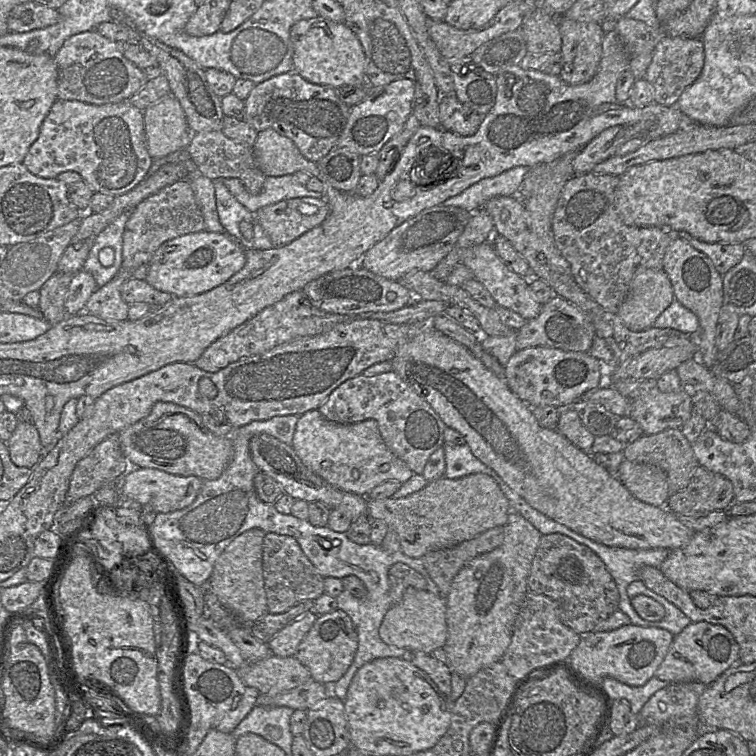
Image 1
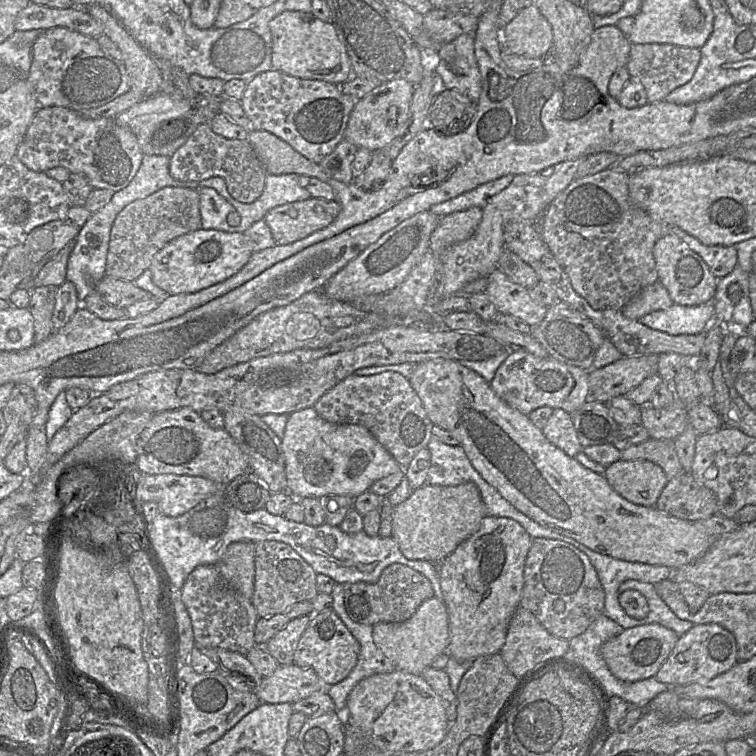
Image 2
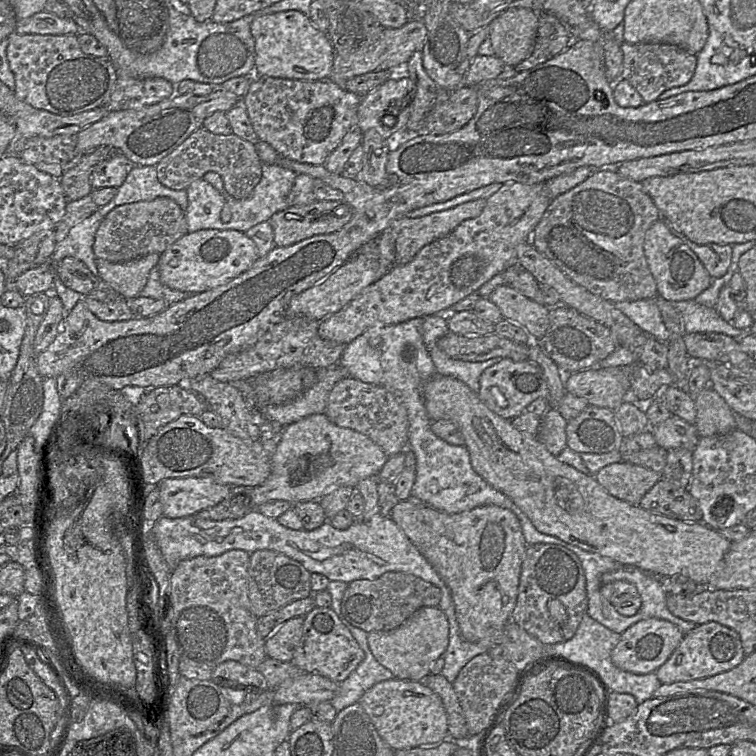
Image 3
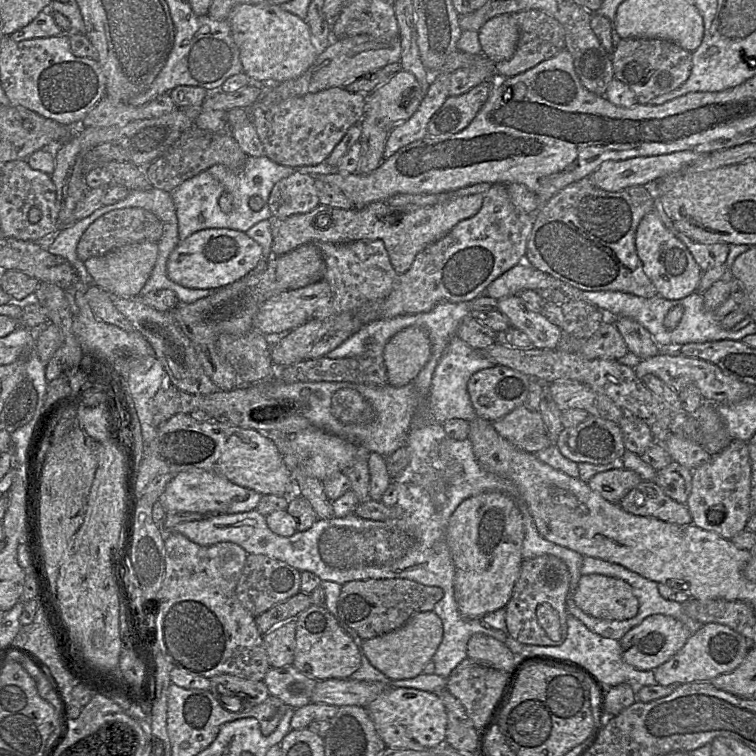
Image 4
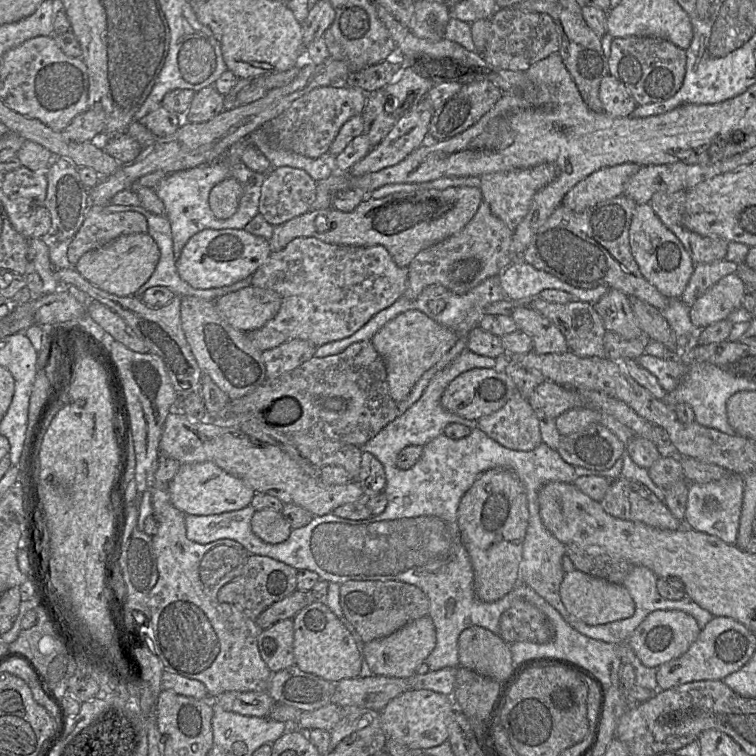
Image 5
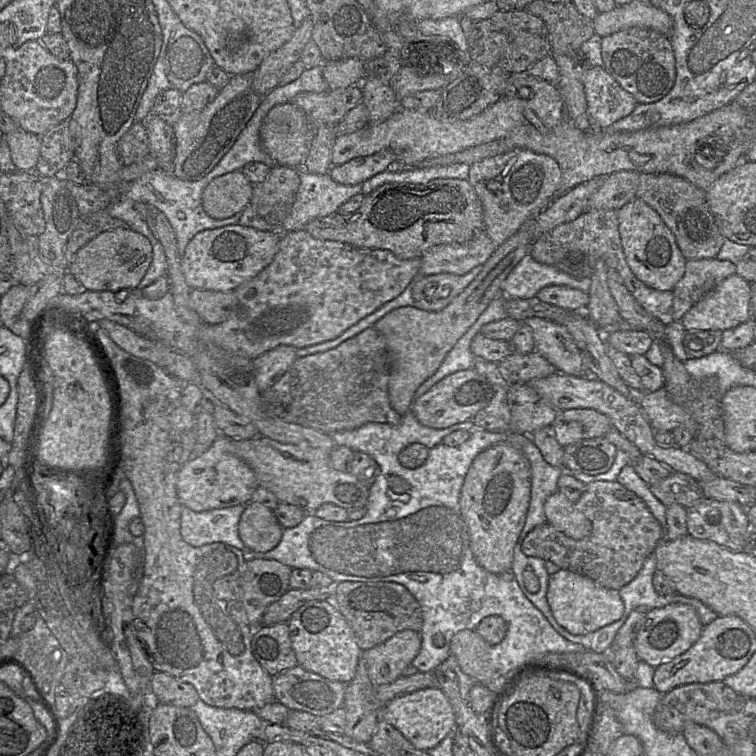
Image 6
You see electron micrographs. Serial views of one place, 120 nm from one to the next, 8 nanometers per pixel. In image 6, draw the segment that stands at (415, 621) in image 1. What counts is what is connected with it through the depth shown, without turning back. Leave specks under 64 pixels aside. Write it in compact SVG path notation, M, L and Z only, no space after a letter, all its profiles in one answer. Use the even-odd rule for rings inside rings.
M407 629L361 654L372 682L383 685L401 677L403 670L411 665L420 648L420 632Z

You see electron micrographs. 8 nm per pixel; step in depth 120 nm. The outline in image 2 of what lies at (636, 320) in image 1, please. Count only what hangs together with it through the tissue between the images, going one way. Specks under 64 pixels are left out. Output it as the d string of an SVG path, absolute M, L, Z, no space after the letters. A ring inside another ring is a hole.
M656 281L635 295L623 306L621 312L625 317L639 321L644 315L654 311L665 310L672 304L673 301L666 288L659 281Z

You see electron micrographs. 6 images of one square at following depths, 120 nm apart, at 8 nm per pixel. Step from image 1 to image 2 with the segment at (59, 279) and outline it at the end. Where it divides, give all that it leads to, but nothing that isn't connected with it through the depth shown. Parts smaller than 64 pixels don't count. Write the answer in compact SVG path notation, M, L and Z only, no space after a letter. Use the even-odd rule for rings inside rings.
M54 285L34 287L28 309L34 319L34 343L40 343L54 333L52 315L58 287Z

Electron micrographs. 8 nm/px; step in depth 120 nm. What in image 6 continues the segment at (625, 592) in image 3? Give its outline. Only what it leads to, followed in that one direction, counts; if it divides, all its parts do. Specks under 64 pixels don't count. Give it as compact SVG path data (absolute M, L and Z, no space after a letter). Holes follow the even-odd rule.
M560 569L549 576L546 599L556 622L573 635L586 635L619 620L624 603L619 590L606 588L580 573Z

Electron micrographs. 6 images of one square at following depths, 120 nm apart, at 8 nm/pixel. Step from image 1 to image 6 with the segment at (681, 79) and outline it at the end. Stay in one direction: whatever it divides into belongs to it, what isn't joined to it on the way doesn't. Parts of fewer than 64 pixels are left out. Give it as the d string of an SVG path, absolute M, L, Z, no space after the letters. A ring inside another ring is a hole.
M631 27L603 37L601 55L603 68L624 90L631 93L638 103L651 103L662 99L675 83L676 63L670 39L656 30L645 27Z

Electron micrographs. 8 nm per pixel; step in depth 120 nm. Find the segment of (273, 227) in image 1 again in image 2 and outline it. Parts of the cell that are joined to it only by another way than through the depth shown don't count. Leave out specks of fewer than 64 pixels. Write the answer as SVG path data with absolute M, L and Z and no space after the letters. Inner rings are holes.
M310 198L277 206L265 215L264 221L271 230L276 245L287 245L330 225L339 215L341 206L336 200Z

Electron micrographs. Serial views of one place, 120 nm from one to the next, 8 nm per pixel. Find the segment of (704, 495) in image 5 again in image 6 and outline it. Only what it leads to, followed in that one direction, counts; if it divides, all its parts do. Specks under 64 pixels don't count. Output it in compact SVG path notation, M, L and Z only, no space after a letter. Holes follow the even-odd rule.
M702 499L688 509L687 533L733 551L747 550L753 543L746 508L736 502Z

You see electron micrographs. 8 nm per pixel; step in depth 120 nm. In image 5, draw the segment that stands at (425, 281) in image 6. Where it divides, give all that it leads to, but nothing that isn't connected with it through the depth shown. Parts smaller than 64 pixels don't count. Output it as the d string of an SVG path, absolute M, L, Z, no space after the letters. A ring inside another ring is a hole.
M490 278L484 280L477 287L473 288L465 294L455 294L446 289L444 286L438 284L429 285L424 288L420 295L414 300L409 300L402 296L390 307L380 311L378 314L372 317L360 330L358 330L350 337L318 347L315 351L314 357L323 358L336 355L343 352L354 343L361 341L371 341L375 333L379 329L381 329L387 322L394 319L399 314L412 309L424 313L438 324L454 331L457 334L458 338L464 337L468 335L468 333L474 327L479 325L480 319L484 315L484 309L490 304L490 290ZM440 299L443 300L445 308L441 312L435 313L429 308L429 302L432 300L436 301Z

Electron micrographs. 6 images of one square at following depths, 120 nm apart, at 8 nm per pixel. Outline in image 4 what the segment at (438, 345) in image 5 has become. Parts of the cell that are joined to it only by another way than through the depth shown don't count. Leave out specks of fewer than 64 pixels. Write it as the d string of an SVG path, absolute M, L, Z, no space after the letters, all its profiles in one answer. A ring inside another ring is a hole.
M409 326L399 331L385 344L382 354L387 383L402 387L413 382L430 356L431 342L426 330Z

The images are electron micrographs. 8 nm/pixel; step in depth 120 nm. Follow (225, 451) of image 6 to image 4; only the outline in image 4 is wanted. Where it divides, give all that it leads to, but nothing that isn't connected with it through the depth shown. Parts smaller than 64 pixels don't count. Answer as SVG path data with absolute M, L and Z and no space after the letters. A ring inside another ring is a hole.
M190 470L175 474L167 484L159 502L165 512L193 512L203 515L242 513L255 510L262 495L236 485L213 472Z

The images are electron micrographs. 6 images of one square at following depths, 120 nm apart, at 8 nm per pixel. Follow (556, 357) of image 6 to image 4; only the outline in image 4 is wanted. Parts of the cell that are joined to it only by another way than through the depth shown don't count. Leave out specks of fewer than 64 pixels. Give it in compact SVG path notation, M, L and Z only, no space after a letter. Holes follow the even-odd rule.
M517 295L498 300L497 310L505 315L511 327L524 332L537 349L556 349L562 336L561 329L543 315L531 310Z

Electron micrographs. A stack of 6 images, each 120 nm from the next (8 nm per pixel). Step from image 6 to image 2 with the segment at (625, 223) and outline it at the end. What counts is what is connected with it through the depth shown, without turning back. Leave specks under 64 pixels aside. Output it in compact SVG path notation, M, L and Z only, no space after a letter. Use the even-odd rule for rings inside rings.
M671 230L657 240L653 247L658 281L666 288L673 303L683 306L701 305L714 299L718 279L705 261Z

